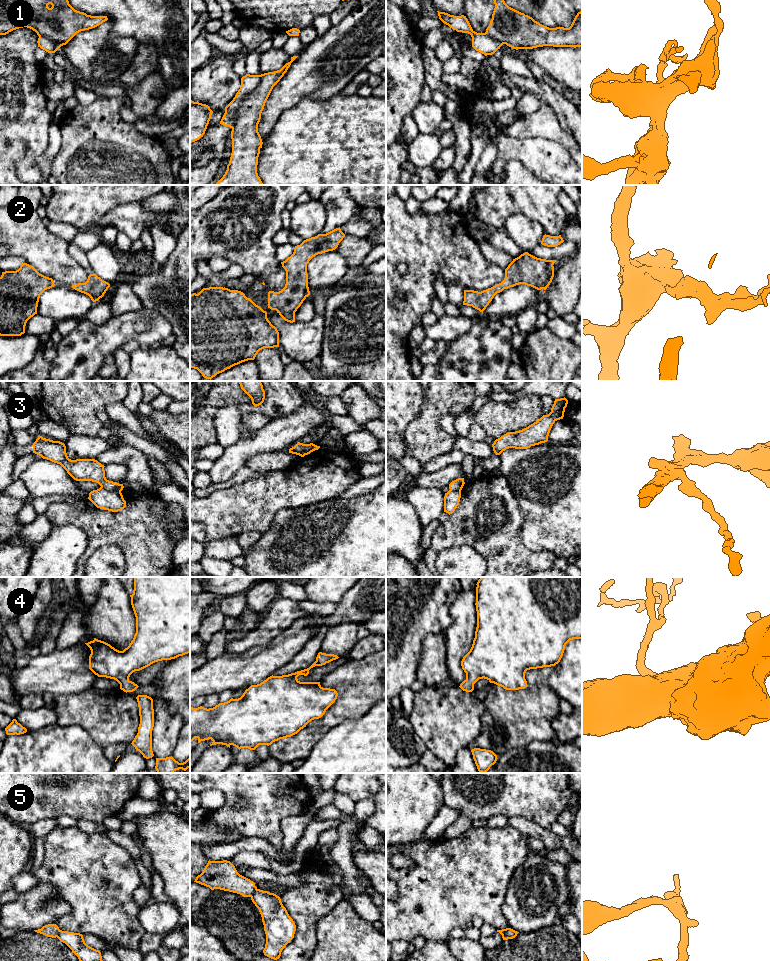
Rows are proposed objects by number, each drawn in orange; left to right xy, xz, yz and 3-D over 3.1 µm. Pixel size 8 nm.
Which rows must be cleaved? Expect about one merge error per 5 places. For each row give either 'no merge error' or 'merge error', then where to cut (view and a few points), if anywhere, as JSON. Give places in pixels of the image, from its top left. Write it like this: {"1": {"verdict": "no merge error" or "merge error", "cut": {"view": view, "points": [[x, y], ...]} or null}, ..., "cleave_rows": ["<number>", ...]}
{"1": {"verdict": "merge error", "cut": {"view": "xz", "points": [[261, 75], [258, 86], [243, 99], [236, 111], [232, 128]]}}, "2": {"verdict": "no merge error", "cut": null}, "3": {"verdict": "merge error", "cut": {"view": "xy", "points": [[101, 486], [120, 492]]}}, "4": {"verdict": "no merge error", "cut": null}, "5": {"verdict": "merge error", "cut": {"view": "xz", "points": [[257, 889], [250, 896]]}}, "cleave_rows": ["1", "3", "5"]}

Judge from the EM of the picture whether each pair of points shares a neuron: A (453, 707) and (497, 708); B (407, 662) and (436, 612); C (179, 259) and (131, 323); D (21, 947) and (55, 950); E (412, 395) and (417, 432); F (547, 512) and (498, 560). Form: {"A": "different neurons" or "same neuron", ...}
{"A": "different neurons", "B": "same neuron", "C": "different neurons", "D": "same neuron", "E": "different neurons", "F": "different neurons"}

